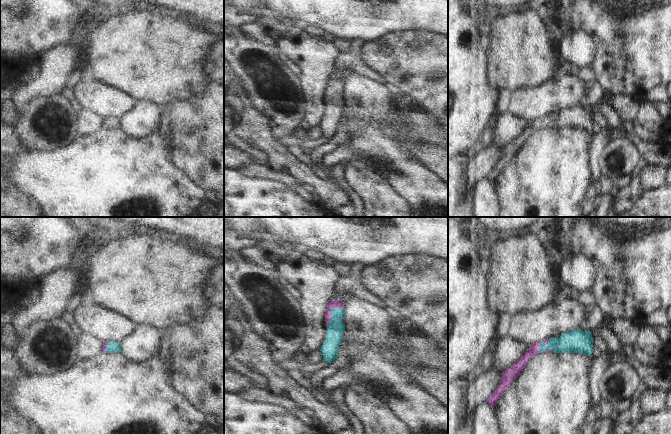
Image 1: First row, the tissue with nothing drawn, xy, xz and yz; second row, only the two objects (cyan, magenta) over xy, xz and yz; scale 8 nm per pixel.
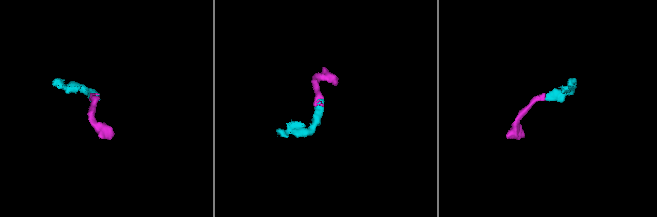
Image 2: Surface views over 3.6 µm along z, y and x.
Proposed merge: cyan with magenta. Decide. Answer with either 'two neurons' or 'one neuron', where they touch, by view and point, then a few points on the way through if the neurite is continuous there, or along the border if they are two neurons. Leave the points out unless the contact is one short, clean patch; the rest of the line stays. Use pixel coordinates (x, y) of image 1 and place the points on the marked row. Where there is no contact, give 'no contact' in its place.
one neuron | xz (330, 310) | across xz (335, 329), (334, 314), (330, 310), (334, 303)

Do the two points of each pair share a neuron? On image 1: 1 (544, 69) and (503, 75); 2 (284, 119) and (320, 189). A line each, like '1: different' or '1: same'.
1: same
2: different

